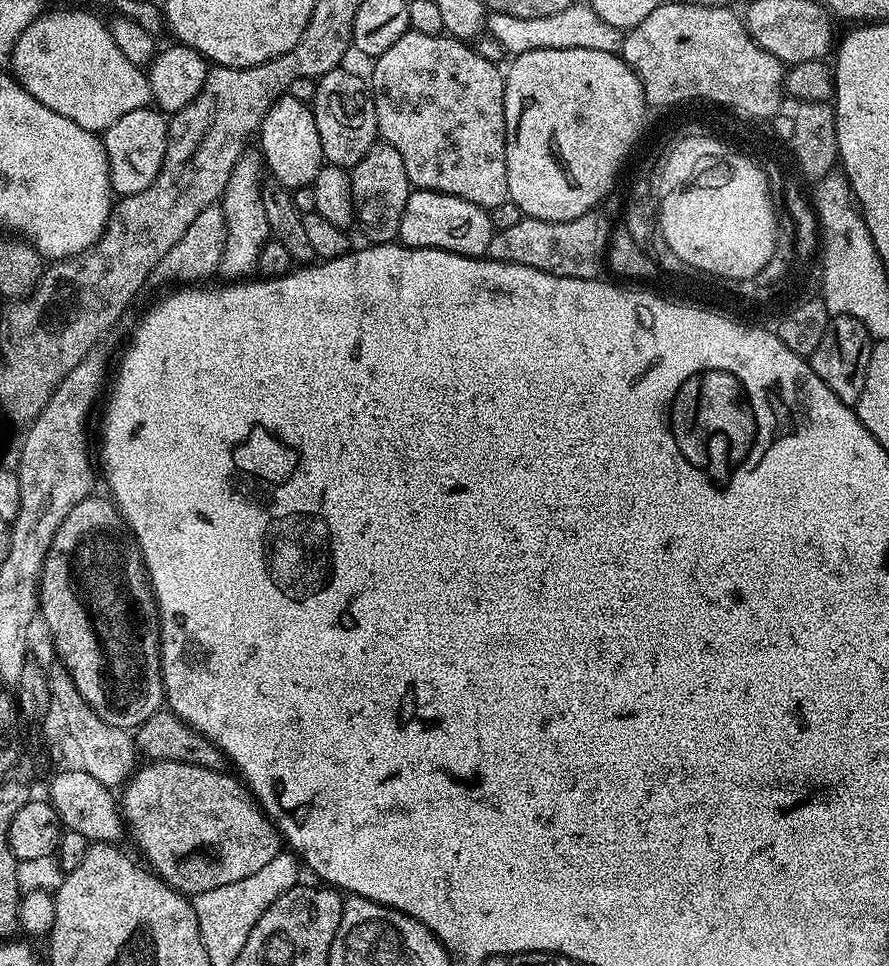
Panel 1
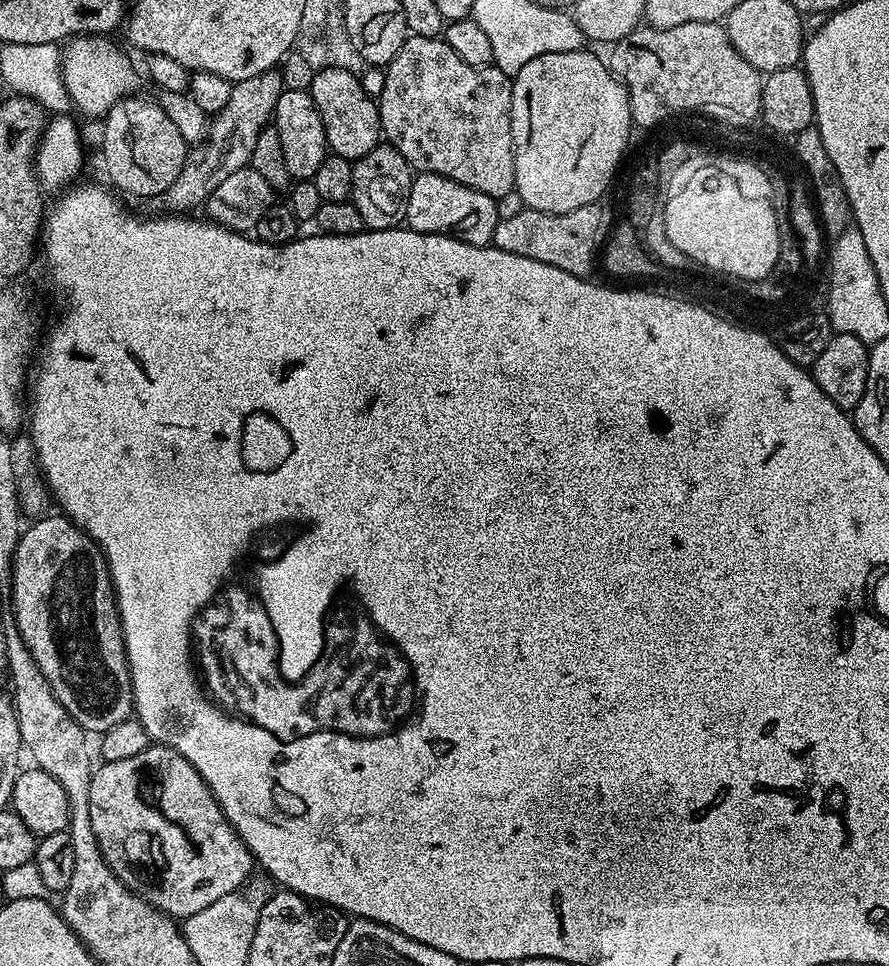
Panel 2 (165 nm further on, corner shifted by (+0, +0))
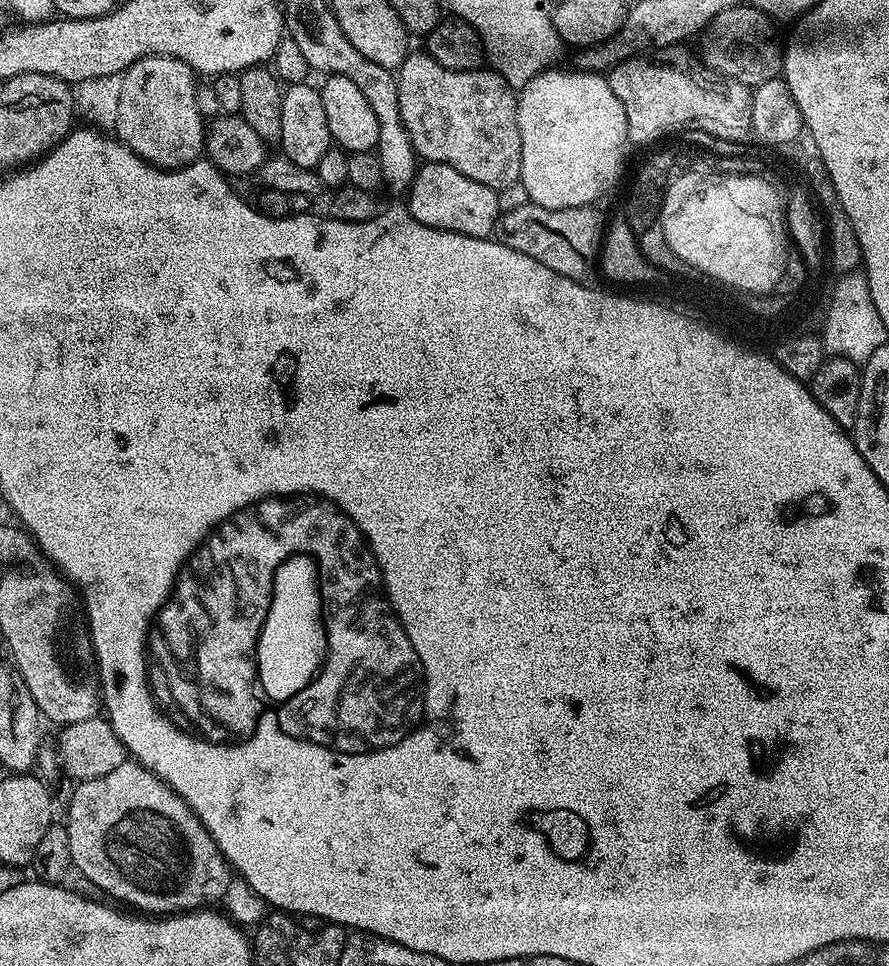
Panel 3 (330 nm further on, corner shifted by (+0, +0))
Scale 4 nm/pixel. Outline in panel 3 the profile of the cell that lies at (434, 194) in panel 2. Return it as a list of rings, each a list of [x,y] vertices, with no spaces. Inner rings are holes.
[[[421,163],[415,169],[412,189],[408,192],[406,206],[413,221],[437,228],[443,232],[457,232],[463,236],[473,236],[479,240],[491,237],[500,218],[500,207],[496,197],[497,189],[482,186],[474,178],[466,178],[449,164]]]

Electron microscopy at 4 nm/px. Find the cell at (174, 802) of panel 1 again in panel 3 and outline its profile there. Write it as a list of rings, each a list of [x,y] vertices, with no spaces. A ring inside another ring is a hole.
[[[129,758],[111,774],[81,780],[73,788],[76,789],[72,792],[66,819],[72,866],[94,887],[101,888],[105,897],[113,896],[108,898],[144,914],[204,910],[219,905],[225,899],[227,888],[234,879],[232,865],[204,823],[196,817],[196,811],[169,784],[157,778],[155,772],[146,770]]]

